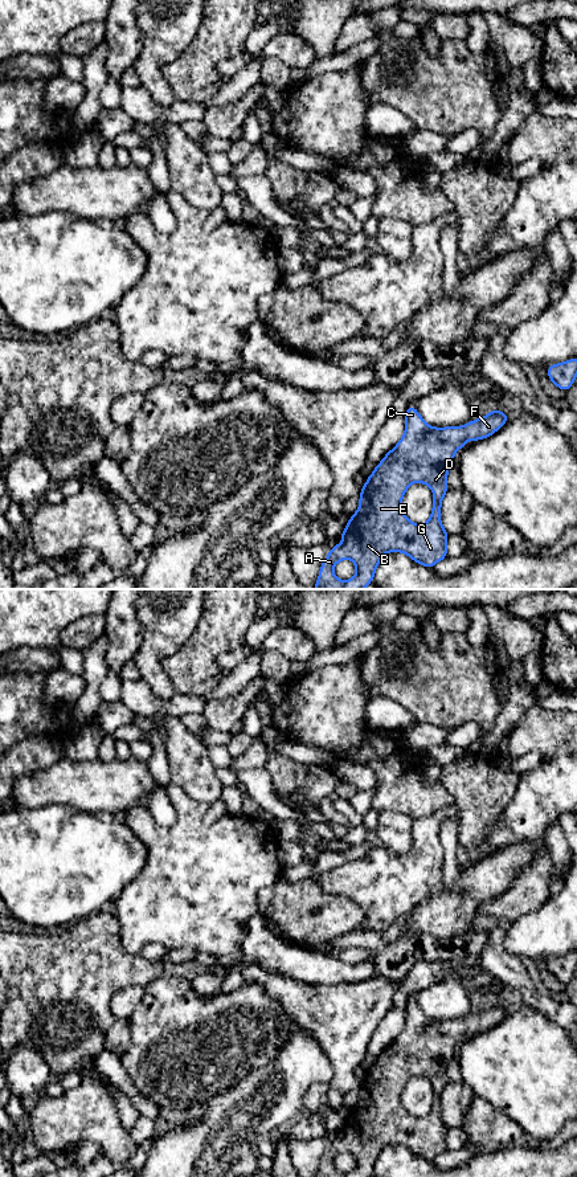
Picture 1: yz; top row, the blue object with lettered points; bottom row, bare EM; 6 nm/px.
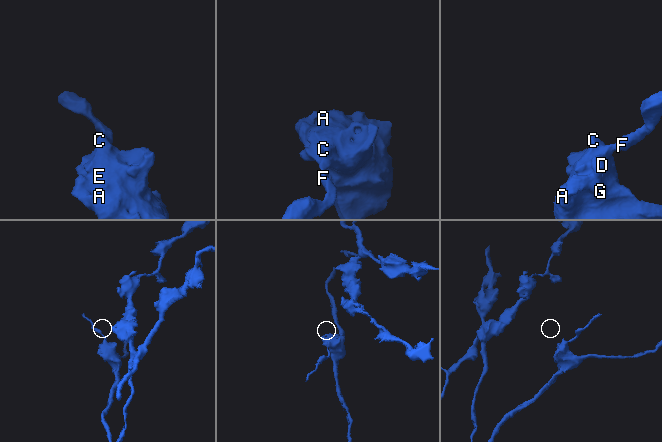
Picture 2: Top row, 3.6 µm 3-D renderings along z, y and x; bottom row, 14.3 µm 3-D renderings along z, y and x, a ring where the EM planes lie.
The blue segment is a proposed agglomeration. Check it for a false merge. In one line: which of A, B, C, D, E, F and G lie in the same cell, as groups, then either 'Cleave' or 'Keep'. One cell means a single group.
Groups: A B C D E F G. Keep

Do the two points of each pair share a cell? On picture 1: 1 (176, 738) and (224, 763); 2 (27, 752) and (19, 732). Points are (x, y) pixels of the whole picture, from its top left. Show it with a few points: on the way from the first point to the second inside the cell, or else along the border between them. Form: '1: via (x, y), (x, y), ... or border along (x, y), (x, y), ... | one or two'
1: border along (188, 731), (205, 748), (208, 759), (216, 768) | two
2: border along (52, 736), (27, 738), (13, 746) | two

